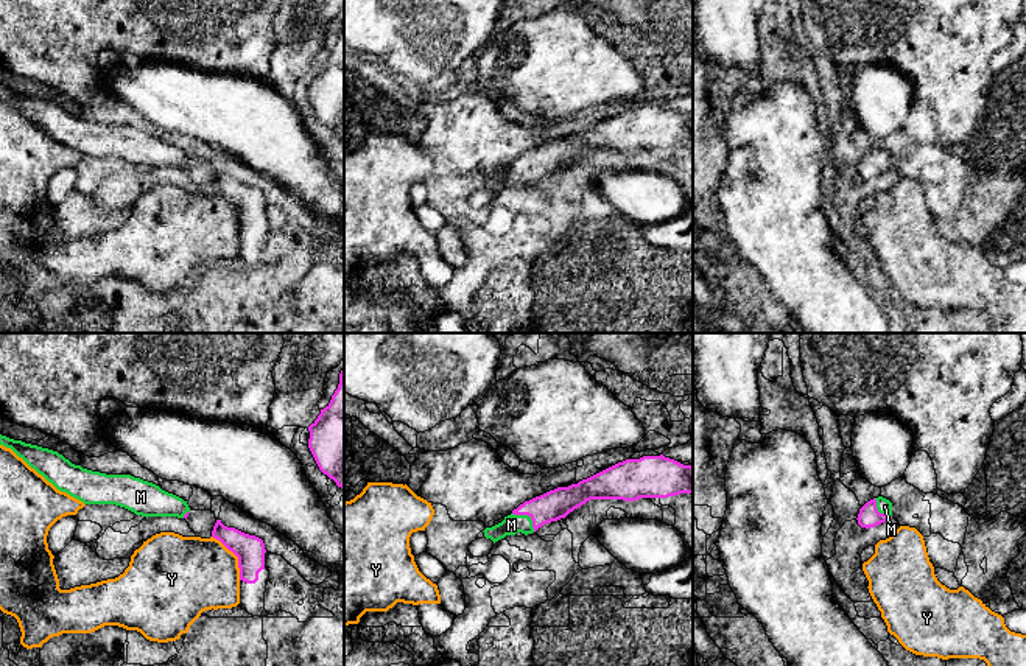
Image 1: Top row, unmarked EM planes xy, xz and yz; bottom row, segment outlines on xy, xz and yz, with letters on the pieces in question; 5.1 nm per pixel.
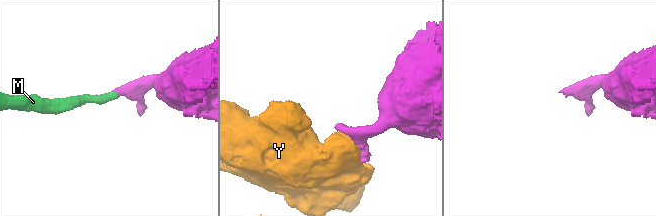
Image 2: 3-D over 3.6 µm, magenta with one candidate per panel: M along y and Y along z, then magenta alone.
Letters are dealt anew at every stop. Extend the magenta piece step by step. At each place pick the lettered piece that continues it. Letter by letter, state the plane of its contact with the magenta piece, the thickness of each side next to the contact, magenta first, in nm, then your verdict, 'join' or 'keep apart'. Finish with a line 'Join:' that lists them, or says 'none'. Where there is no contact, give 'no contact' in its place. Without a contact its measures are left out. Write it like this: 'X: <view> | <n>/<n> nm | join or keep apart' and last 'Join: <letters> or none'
M: xz | 160/100 nm | join
Y: xy | 150/400 nm | keep apart
Join: M

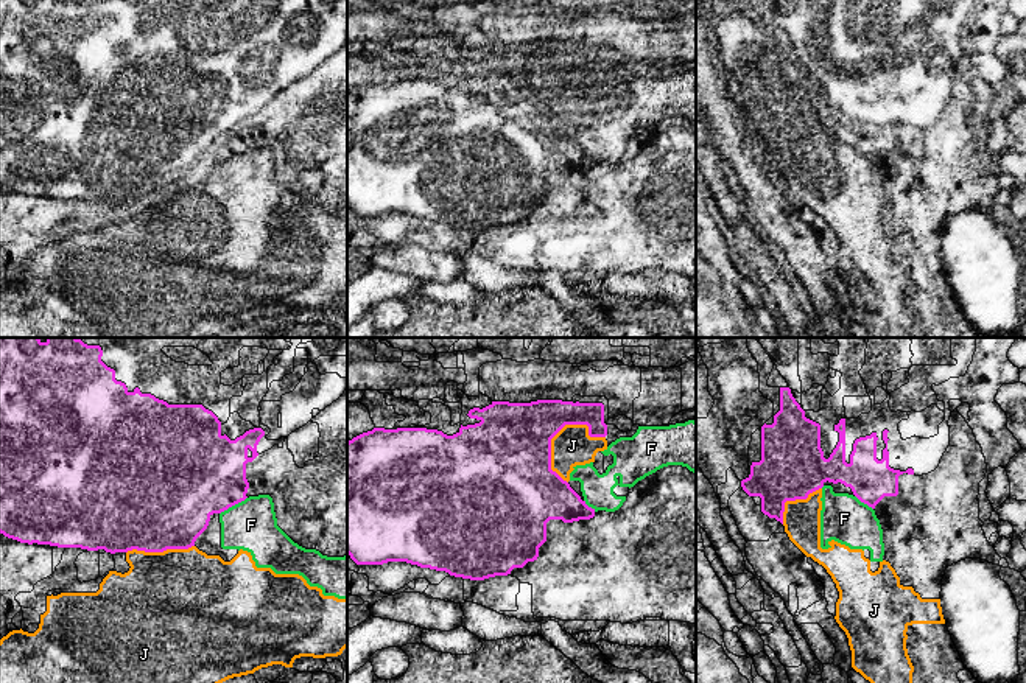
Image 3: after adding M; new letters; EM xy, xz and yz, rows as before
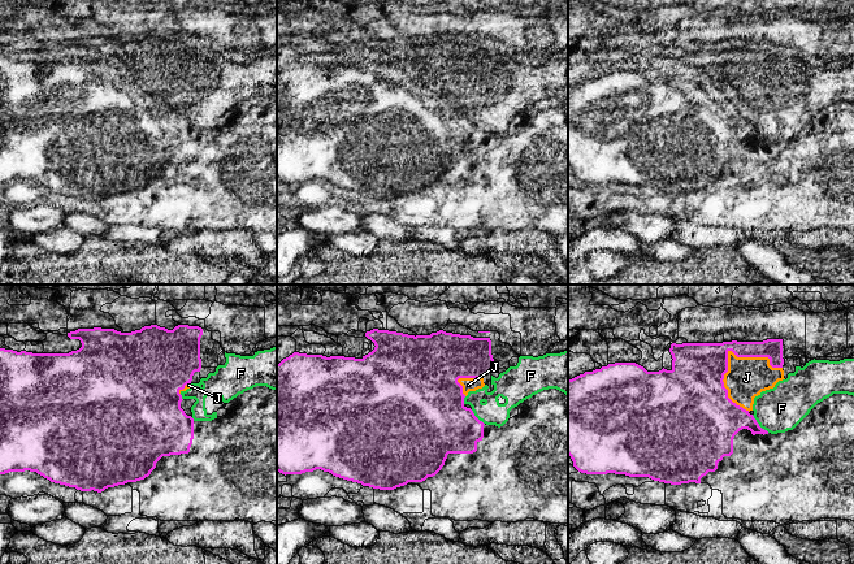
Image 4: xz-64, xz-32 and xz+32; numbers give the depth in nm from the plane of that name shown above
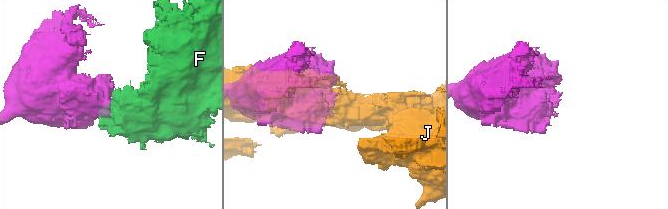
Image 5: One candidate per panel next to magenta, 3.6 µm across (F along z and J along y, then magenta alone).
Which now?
F: xy | 460/260 nm | keep apart
J: xz | 480/200 nm | keep apart
Join: none

